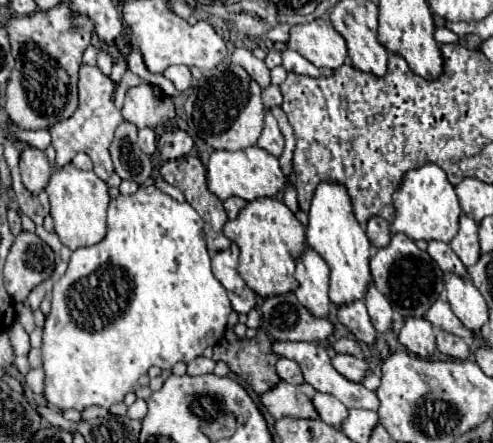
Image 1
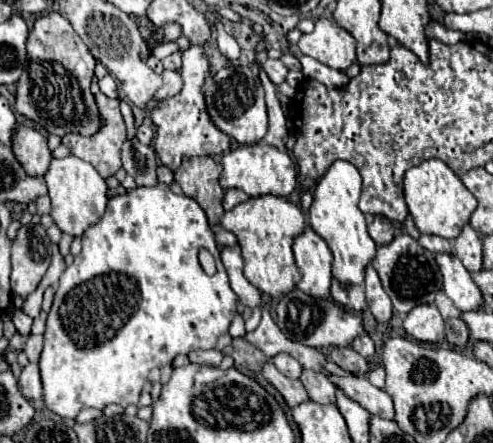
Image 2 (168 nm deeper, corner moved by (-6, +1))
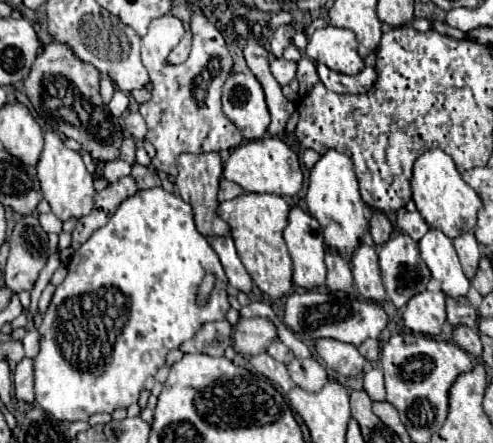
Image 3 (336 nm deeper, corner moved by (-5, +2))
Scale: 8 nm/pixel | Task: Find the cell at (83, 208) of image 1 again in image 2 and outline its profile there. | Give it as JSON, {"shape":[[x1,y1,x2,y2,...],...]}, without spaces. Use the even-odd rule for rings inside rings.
{"shape":[[66,156,62,160,54,158,44,178,48,184,48,196,52,200,50,216,62,232,70,236,82,236,90,226,102,220,102,214,108,204,108,186,92,164,76,156]]}

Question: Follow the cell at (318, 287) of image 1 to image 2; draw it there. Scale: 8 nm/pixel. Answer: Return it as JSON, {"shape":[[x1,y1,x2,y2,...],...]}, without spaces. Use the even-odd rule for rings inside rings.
{"shape":[[306,228,294,240,292,250,302,274,298,288,312,298,328,298,332,282,332,252,326,242,312,228]]}

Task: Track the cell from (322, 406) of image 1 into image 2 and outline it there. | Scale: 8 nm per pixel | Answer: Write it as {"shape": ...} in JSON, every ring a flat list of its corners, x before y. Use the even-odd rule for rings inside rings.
{"shape":[[304,370,300,380,302,380,304,388,308,390,310,400,314,400,318,404,336,404,336,386,324,374]]}

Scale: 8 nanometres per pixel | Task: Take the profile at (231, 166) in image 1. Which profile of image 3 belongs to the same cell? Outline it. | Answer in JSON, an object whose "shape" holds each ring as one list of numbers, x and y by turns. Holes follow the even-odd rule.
{"shape":[[263,137,257,141,245,141,235,147,223,169,225,179,241,185,251,193,275,193,281,197,293,197,303,187,303,171,297,153,285,145,279,137]]}

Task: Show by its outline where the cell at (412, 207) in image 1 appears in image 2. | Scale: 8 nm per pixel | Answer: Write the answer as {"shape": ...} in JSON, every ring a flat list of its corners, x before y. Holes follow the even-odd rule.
{"shape":[[438,158,424,160,422,164,410,168,404,176,404,198,408,212,414,218,420,234,434,234,448,240,454,240,462,226,470,220,470,214,476,210,474,194,462,184,462,180]]}

